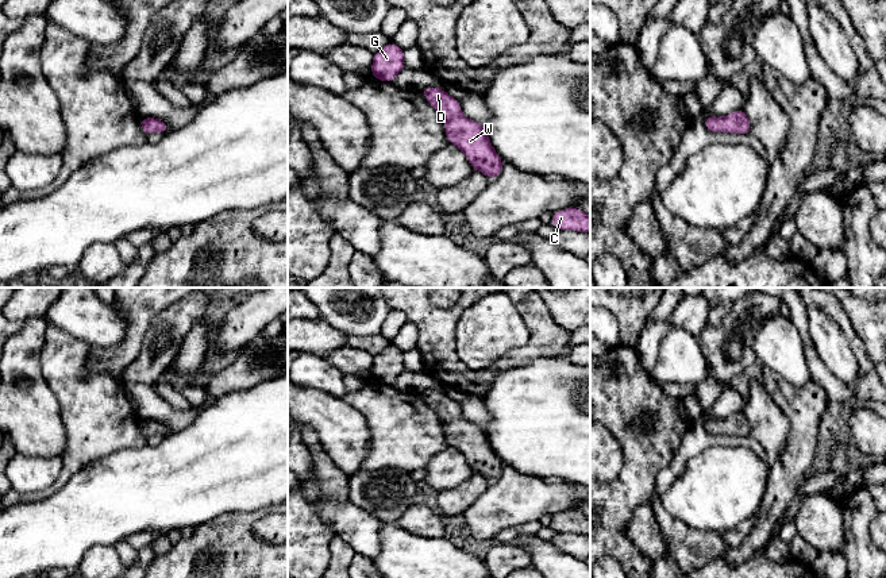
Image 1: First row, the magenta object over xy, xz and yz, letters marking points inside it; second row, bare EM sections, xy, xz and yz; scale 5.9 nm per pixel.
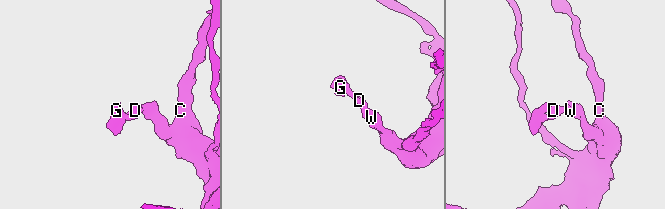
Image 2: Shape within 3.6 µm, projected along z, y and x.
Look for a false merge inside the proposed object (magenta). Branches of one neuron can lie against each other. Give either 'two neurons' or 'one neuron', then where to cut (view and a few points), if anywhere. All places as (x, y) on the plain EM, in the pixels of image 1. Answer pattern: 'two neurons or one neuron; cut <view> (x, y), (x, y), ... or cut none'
one neuron; cut none

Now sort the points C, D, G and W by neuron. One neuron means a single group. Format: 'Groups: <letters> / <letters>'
Groups: C D G W

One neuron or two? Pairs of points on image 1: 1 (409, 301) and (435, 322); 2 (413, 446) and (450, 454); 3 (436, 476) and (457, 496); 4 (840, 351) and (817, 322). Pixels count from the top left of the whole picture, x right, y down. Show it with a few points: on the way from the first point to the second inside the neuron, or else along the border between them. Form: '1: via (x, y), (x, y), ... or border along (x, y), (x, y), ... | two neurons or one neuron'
1: via (416, 305), (428, 318) | one neuron
2: border along (447, 444), (423, 467) | two neurons
3: border along (474, 473), (455, 486), (449, 486), (436, 493) | two neurons
4: via (834, 345), (823, 328) | one neuron

